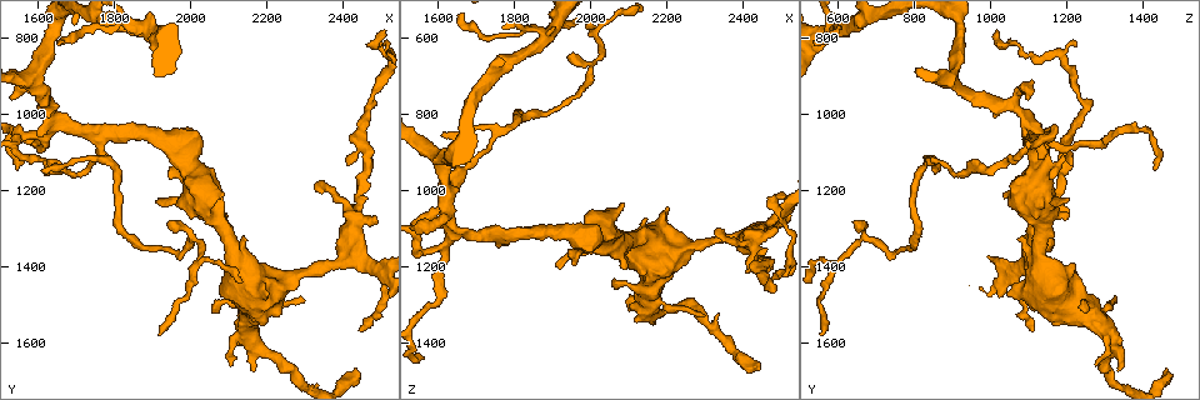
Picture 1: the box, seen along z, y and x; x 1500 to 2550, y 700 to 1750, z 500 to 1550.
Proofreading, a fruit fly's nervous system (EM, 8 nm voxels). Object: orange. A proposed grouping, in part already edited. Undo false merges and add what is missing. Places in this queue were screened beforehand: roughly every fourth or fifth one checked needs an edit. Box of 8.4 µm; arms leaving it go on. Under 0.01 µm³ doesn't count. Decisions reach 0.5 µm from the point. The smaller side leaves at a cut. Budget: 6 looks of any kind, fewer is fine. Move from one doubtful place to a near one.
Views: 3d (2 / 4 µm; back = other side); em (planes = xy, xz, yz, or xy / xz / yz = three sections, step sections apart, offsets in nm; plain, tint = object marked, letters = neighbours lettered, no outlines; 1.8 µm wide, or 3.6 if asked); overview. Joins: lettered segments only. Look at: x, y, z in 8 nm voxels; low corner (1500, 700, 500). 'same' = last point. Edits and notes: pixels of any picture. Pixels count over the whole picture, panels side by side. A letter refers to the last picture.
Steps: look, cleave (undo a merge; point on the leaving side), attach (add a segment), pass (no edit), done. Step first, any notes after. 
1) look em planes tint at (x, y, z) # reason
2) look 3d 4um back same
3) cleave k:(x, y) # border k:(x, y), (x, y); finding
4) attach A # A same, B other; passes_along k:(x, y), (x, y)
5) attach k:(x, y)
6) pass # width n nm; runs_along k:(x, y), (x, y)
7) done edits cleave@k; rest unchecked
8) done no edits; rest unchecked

look 3d 2um at (1955, 1110, 1200) # an open end

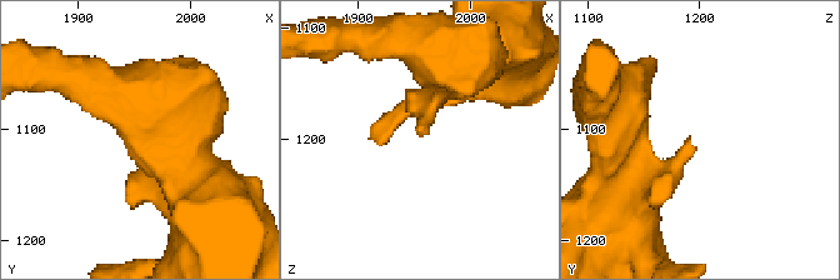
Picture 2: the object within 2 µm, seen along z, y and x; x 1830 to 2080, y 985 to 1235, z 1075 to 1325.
look em planes plain at (1954, 1112, 1194) # shape alone is not enough

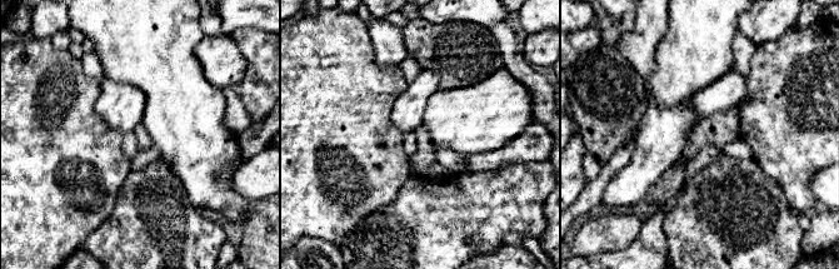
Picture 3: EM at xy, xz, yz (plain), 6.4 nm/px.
look em planes letters same # what lies round it

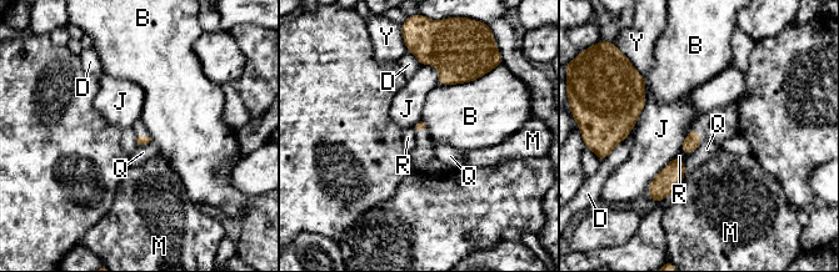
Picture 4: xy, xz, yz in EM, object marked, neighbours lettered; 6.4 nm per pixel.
pass # B other, D other, J other, M other, Q other, R other, Y other; border 4:(680, 150), (692, 152); no lettered segment goes on from it

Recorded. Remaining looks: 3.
look em 3.6um planes letters at (1650, 1030, 1120) # abrupt turn

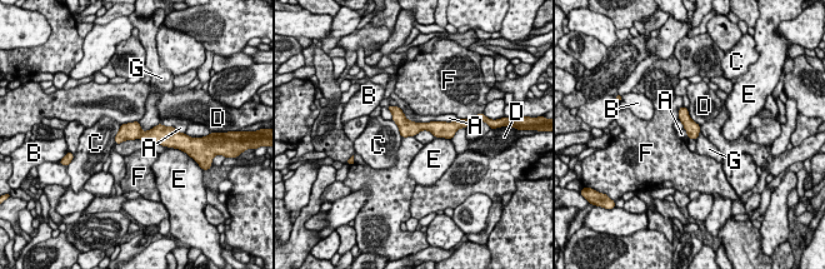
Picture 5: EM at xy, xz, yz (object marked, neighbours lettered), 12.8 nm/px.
pass # A other, B other, C other, D other, E other, F other, G other; runs_along 5:(394, 109), (409, 126), (450, 129); all the same cell

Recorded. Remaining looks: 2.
look em planes letters at (2430, 1675, 1465) # end of a long branch

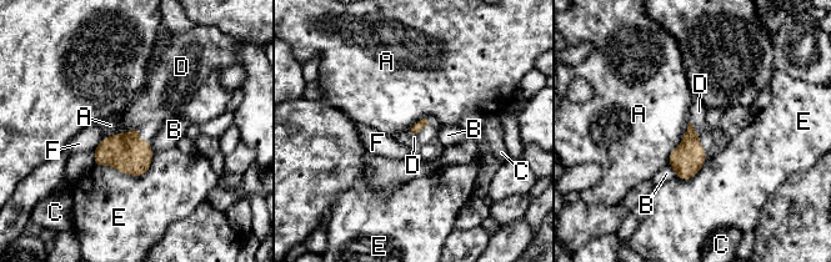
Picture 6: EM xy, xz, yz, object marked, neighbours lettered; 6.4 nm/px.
attach D # A other, B other, C other, D same, E other, F other; passes_along 6:(687, 159), (692, 127), (699, 111); the cell continues

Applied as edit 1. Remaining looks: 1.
done edits attach@6; rest unchecked

